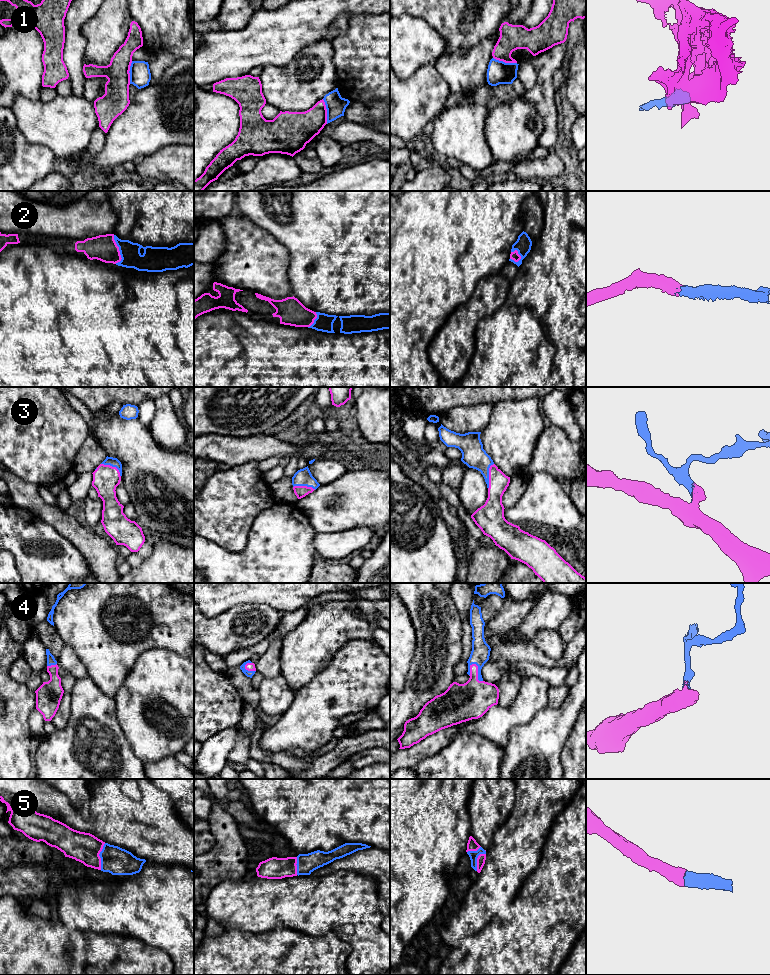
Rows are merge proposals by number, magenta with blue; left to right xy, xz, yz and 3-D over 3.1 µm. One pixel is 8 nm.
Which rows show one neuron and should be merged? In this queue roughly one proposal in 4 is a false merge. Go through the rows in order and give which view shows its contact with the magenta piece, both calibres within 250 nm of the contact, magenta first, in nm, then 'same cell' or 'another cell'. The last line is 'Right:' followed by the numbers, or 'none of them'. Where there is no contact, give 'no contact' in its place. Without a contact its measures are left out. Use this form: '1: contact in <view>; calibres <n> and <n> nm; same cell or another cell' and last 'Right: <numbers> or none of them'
1: contact in xz; calibres 260 and 160 nm; another cell
2: contact in xy; calibres 200 and 160 nm; same cell
3: contact in yz; calibres 160 and 190 nm; same cell
4: contact in yz; calibres 300 and 150 nm; same cell
5: contact in xy; calibres 240 and 220 nm; same cell
Right: 2, 3, 4, 5

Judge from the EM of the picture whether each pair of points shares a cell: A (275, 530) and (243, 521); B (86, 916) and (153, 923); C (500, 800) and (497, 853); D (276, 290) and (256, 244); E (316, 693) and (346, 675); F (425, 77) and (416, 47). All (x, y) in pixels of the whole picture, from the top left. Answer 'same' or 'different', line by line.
A: different
B: same
C: different
D: same
E: same
F: different

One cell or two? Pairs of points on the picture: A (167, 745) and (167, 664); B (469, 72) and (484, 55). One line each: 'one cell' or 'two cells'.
A: one cell
B: one cell

